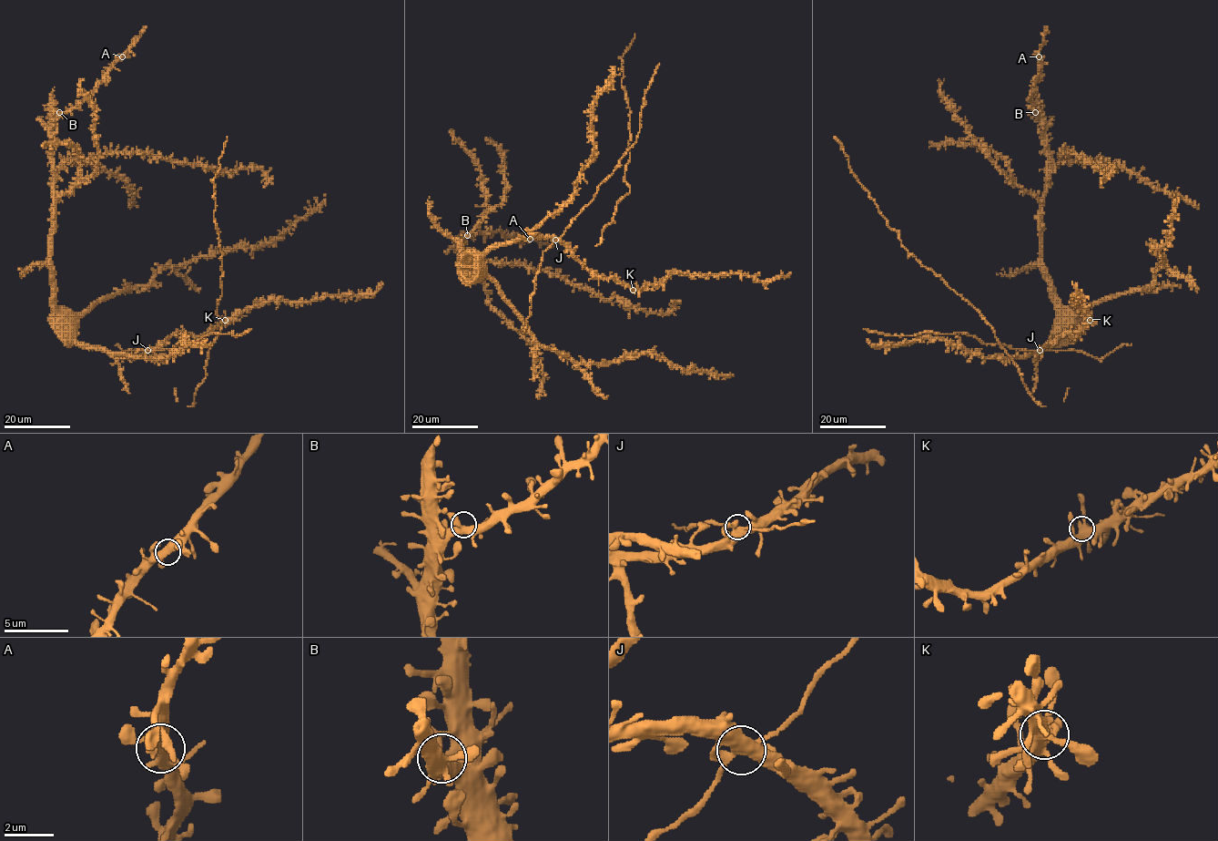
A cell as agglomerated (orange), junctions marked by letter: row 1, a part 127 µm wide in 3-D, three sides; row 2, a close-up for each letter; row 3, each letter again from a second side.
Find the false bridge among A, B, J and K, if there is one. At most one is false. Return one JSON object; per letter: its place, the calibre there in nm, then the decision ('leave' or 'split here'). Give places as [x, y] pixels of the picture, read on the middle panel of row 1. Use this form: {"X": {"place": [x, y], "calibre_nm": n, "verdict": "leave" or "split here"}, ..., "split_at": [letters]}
{"A": {"place": [530, 239], "calibre_nm": 440, "verdict": "leave"}, "B": {"place": [467, 235], "calibre_nm": 440, "verdict": "leave"}, "J": {"place": [555, 240], "calibre_nm": 480, "verdict": "leave"}, "K": {"place": [633, 290], "calibre_nm": 440, "verdict": "leave"}, "split_at": []}

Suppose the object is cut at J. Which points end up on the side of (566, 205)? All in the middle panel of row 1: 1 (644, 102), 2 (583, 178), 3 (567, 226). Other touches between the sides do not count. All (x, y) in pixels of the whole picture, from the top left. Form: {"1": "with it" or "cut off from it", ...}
{"1": "cut off from it", "2": "with it", "3": "cut off from it"}

